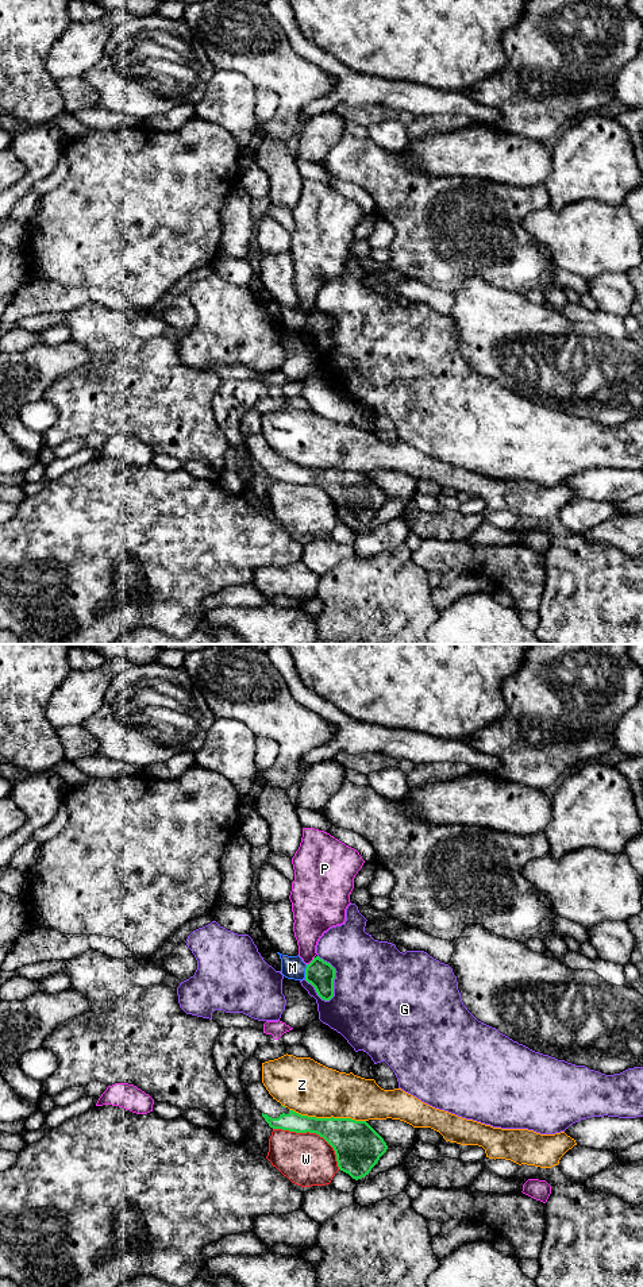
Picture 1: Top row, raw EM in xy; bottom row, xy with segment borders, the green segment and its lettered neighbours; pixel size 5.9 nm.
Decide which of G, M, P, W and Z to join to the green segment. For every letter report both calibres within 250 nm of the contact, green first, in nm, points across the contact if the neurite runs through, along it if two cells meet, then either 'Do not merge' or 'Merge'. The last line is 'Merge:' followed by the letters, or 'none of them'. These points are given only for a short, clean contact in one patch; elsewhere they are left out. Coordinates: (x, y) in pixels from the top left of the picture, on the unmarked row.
G: Thickness 160 nm (green) against 500 nm. Do not merge
M: Thickness 160 nm (green) against 140 nm. Boundary: xy (307, 316), (304, 330). Do not merge
P: Thickness 160 nm (green) against 220 nm. Do not merge
W: Thickness 260 nm (green) against 320 nm. Do not merge
Z: Thickness 280 nm (green) against 320 nm. Do not merge
Merge: none of them

